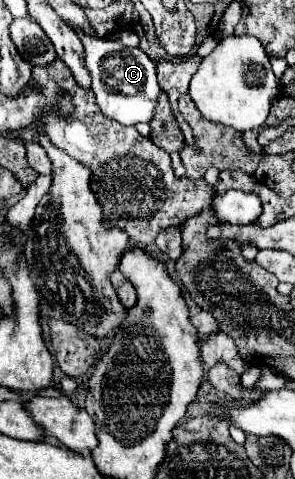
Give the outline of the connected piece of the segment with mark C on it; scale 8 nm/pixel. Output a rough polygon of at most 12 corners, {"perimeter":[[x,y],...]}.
{"perimeter":[[75,32],[101,114],[149,122],[153,60],[115,38]]}

